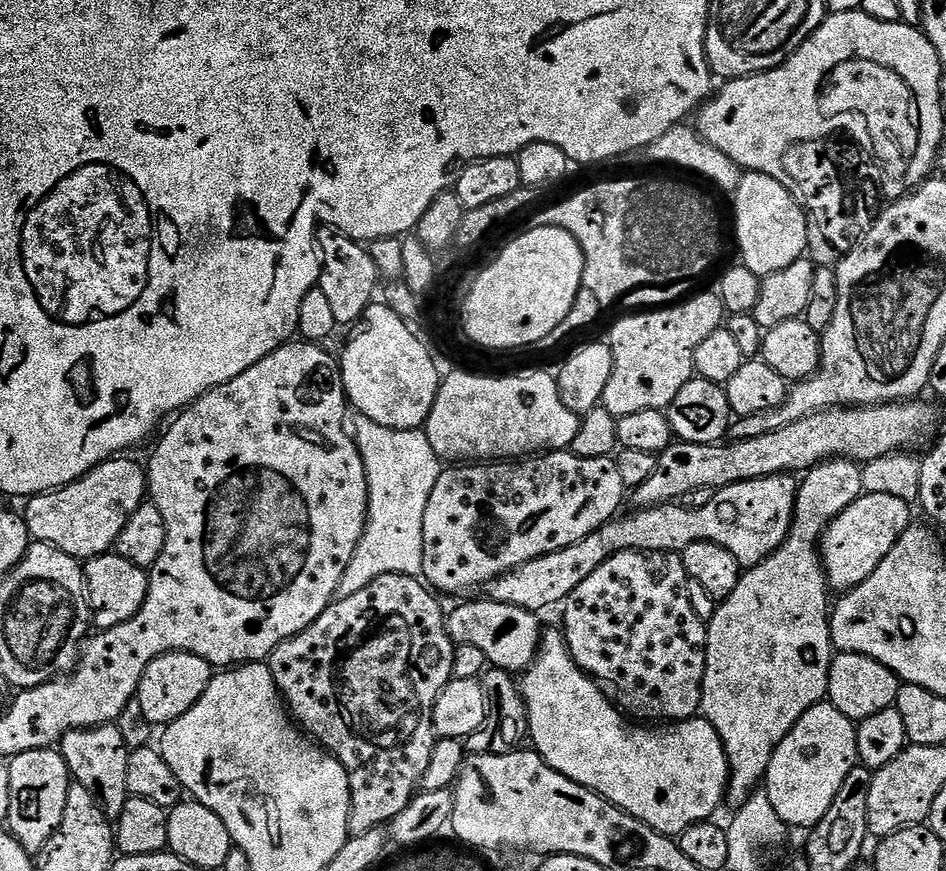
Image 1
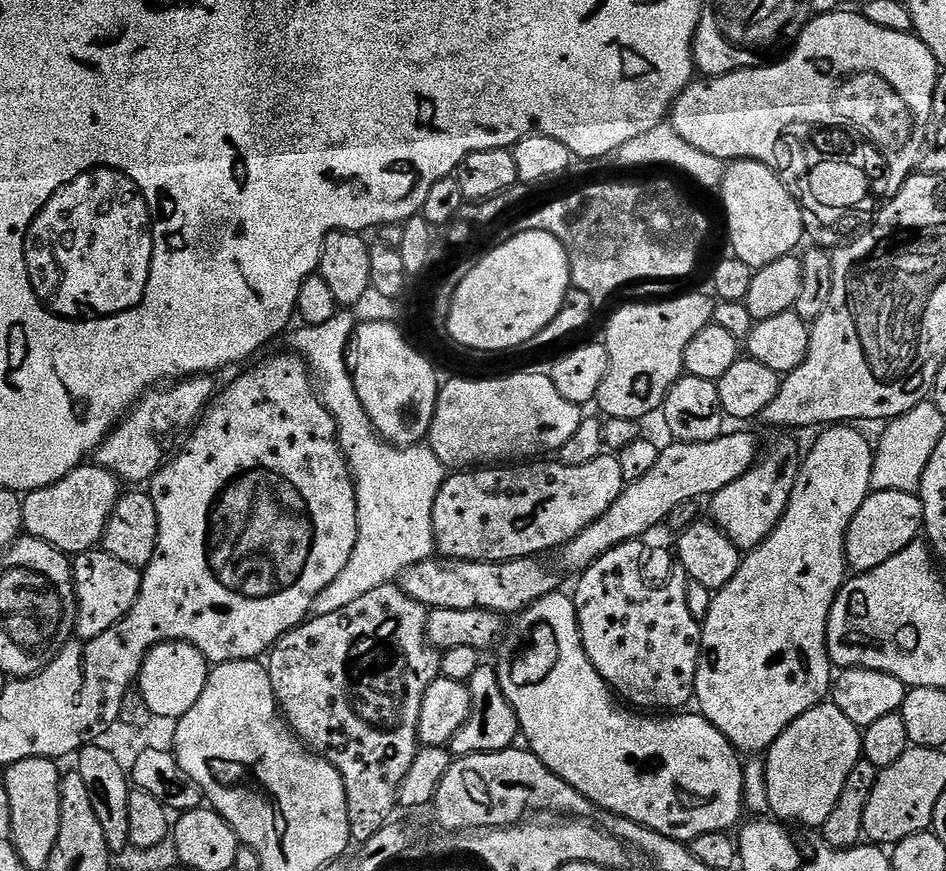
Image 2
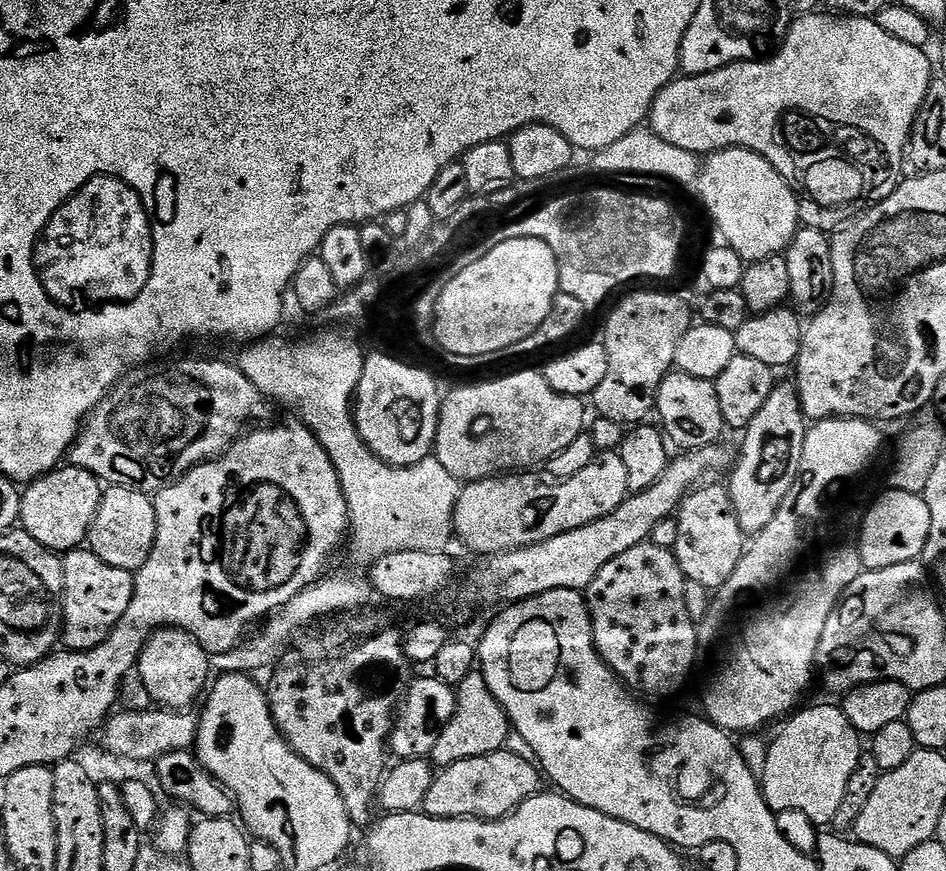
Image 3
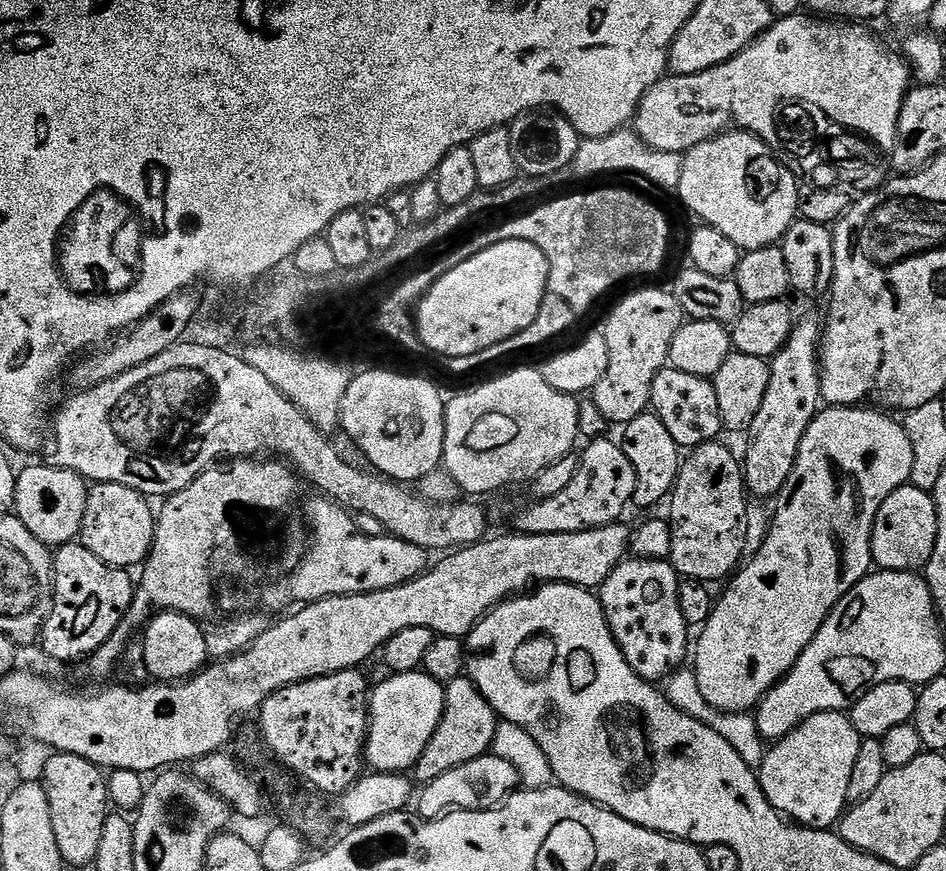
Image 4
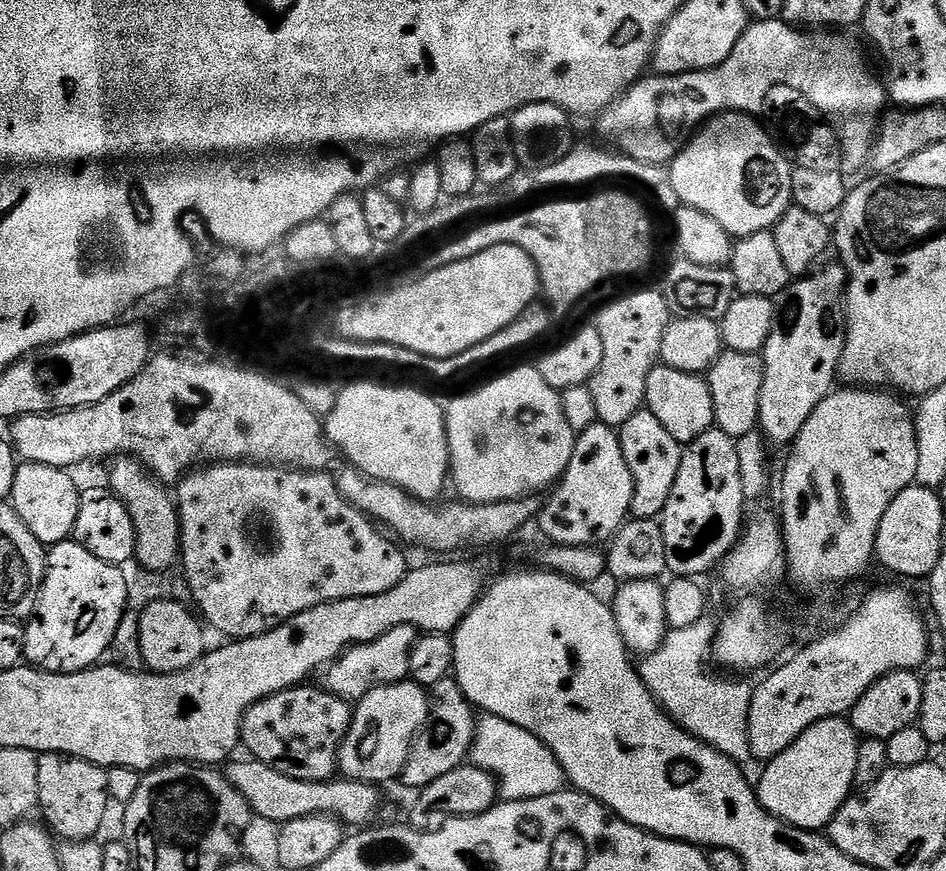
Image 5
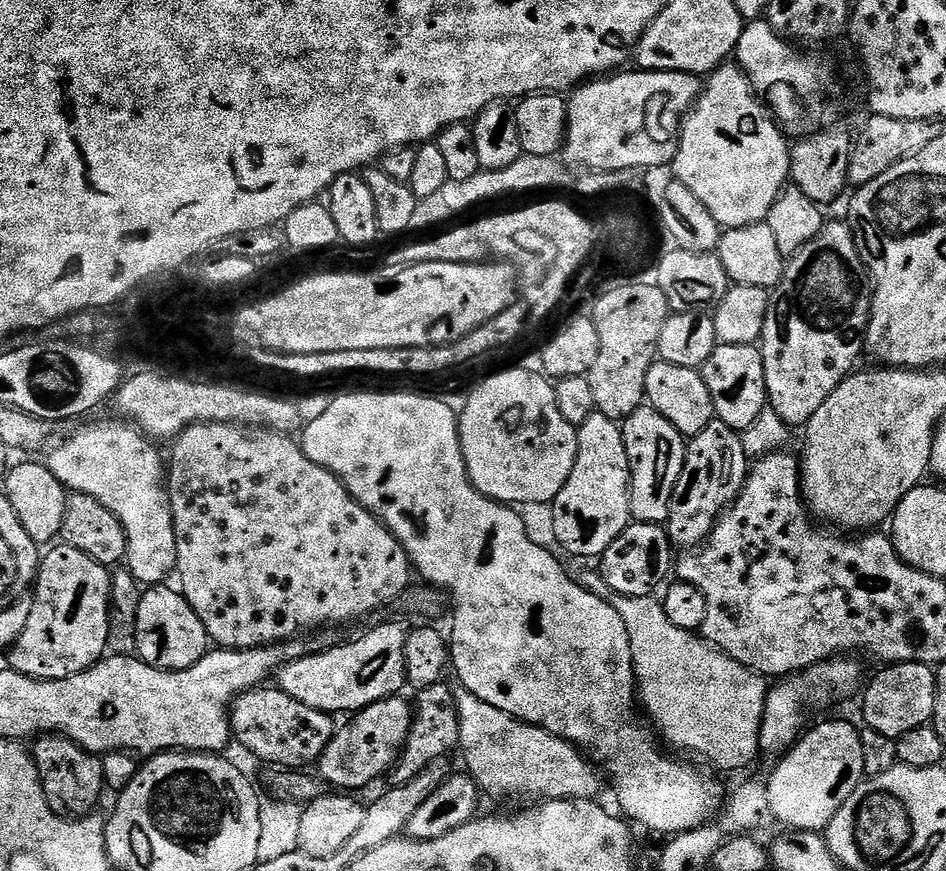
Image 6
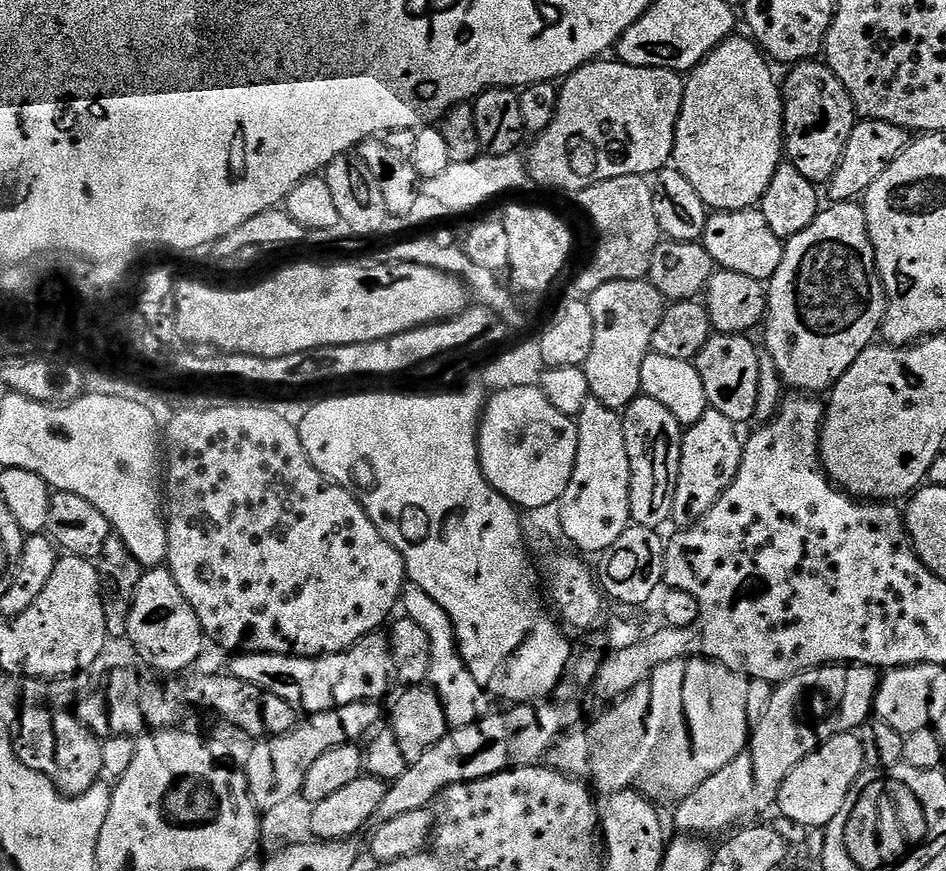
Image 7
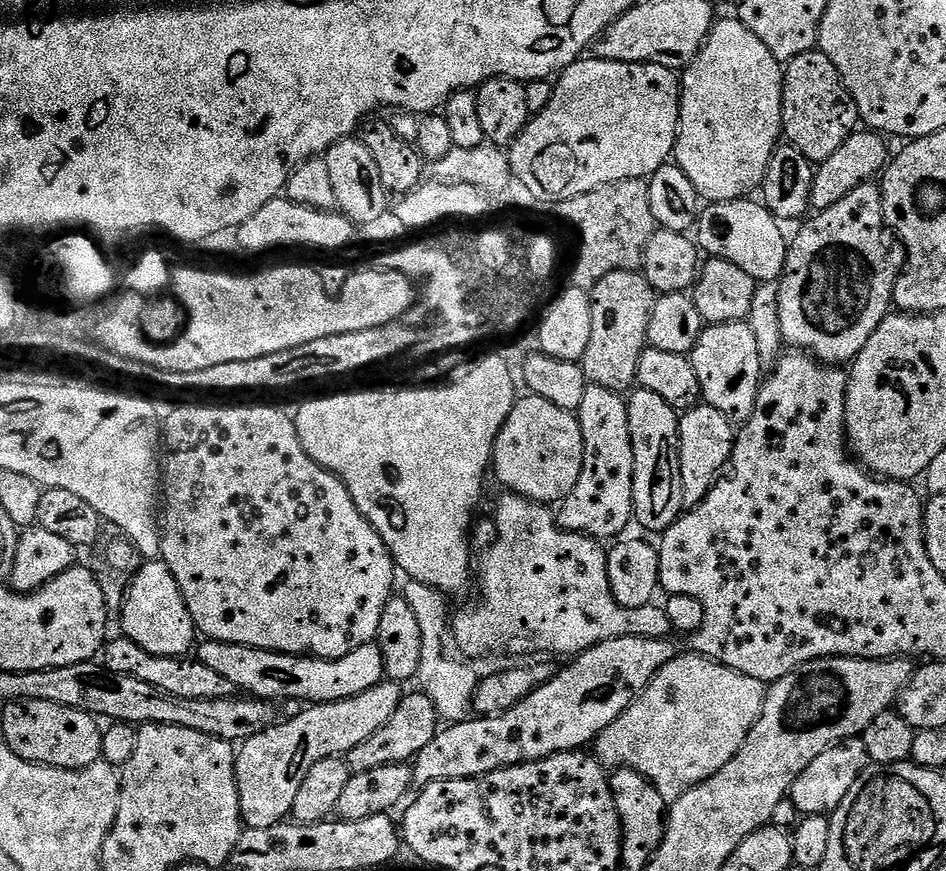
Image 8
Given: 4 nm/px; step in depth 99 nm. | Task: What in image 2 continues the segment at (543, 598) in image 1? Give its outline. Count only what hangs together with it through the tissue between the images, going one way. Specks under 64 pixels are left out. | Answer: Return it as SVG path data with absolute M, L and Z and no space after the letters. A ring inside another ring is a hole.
M791 435L777 436L780 437L769 448L767 445L763 459L753 464L749 472L742 474L738 482L730 482L730 486L718 490L710 500L711 523L721 528L726 538L730 538L730 542L734 542L734 546L744 554L760 545L776 529L778 522L784 517L784 511L790 502L790 494L800 473L802 451L800 452L799 446L788 437ZM433 558L414 566L402 577L404 593L417 600L425 608L431 610L490 610L497 612L501 618L512 618L524 612L531 604L537 604L542 598L546 598L552 592L561 587L560 580L552 568L547 568L536 558L527 560L503 560L495 564L489 560L445 560Z

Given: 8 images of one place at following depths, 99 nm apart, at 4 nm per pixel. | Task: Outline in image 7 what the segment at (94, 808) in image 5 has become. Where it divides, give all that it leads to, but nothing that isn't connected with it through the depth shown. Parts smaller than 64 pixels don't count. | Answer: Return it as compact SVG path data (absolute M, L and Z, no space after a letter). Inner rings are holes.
M28 706L20 716L20 725L14 728L14 743L16 756L30 770L38 770L38 774L48 776L54 786L64 796L81 796L90 790L90 786L101 783L104 776L102 766L102 740L101 737L88 729L80 717L68 710L57 710L52 706Z

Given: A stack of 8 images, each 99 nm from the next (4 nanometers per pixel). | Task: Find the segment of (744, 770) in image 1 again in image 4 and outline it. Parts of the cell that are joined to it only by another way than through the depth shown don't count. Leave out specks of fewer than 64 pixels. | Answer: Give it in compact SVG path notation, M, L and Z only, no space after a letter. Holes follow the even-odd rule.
M857 406L854 408L825 407L817 411L816 416L810 422L806 434L800 443L800 453L796 455L796 461L792 467L790 478L786 486L780 491L776 504L776 517L772 520L772 529L764 540L764 545L751 556L750 559L727 581L728 589L719 593L718 599L713 603L710 618L699 629L700 637L694 640L694 671L698 678L698 690L702 690L702 698L710 702L712 708L720 712L746 712L751 713L760 703L769 690L783 678L798 662L798 658L810 646L812 639L818 634L818 630L826 622L826 618L832 613L832 608L841 600L850 589L861 580L863 576L873 571L872 562L872 531L874 530L874 518L878 510L882 510L882 502L894 494L903 484L907 484L914 470L914 446L908 437L905 425L899 419L893 418L887 411L877 410L872 406Z

